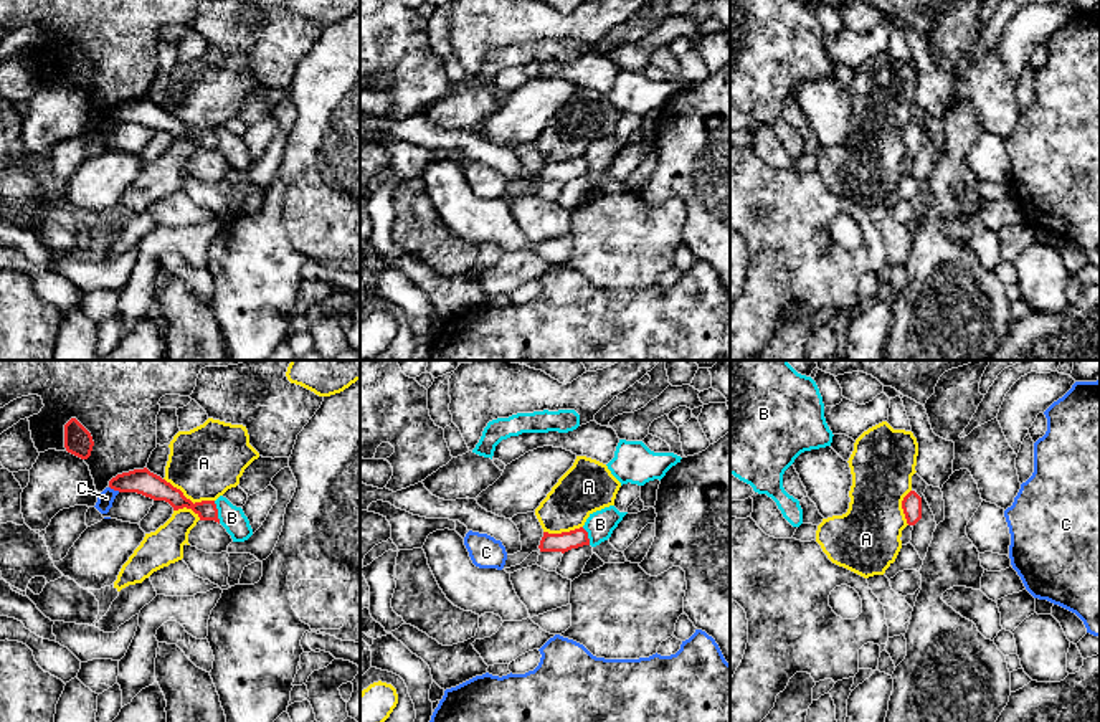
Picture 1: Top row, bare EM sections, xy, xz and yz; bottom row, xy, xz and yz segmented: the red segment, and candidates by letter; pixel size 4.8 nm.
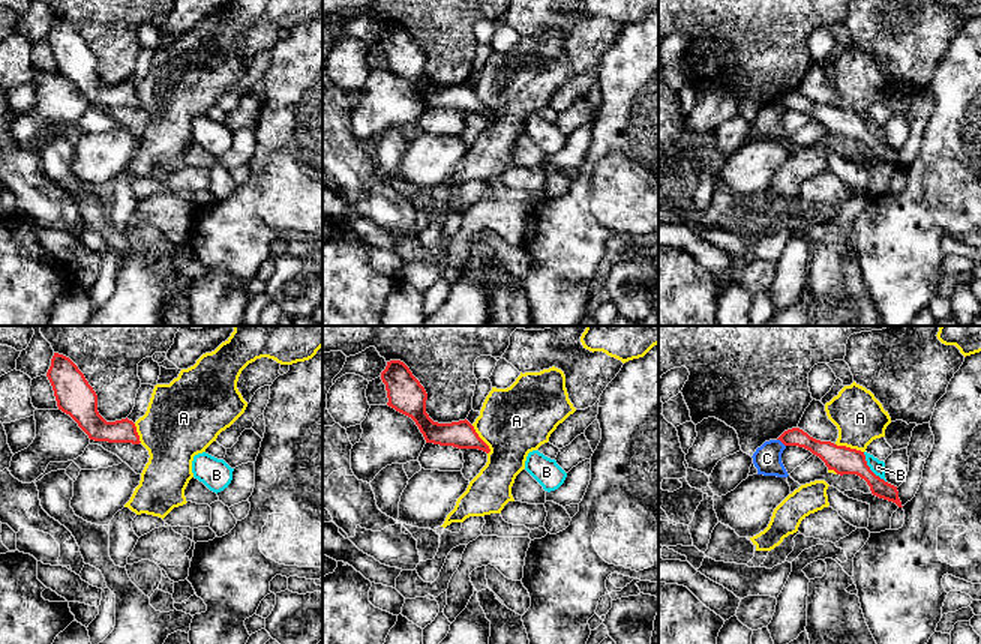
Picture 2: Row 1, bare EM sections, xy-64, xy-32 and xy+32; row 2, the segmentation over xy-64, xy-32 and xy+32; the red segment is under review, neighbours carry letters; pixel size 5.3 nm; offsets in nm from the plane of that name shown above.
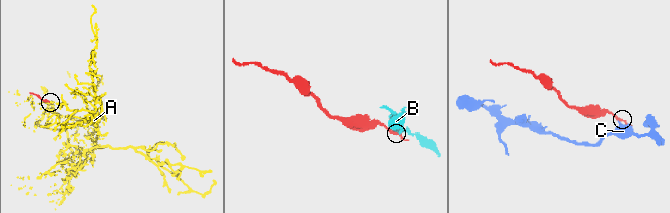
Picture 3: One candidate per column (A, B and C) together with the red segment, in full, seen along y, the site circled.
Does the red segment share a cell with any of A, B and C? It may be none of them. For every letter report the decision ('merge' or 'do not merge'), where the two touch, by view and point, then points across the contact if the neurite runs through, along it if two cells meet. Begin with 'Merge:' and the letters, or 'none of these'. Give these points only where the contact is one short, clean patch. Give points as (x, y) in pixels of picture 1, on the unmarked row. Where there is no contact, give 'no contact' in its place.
Merge: none of these
A: do not merge | xy (189, 129) | along xy (164, 108), (194, 132), (213, 131)
B: do not merge | xy (217, 142) | along xy (213, 131), (220, 152)
C: do not merge | xy (114, 119) | along xy (109, 116), (119, 121)

